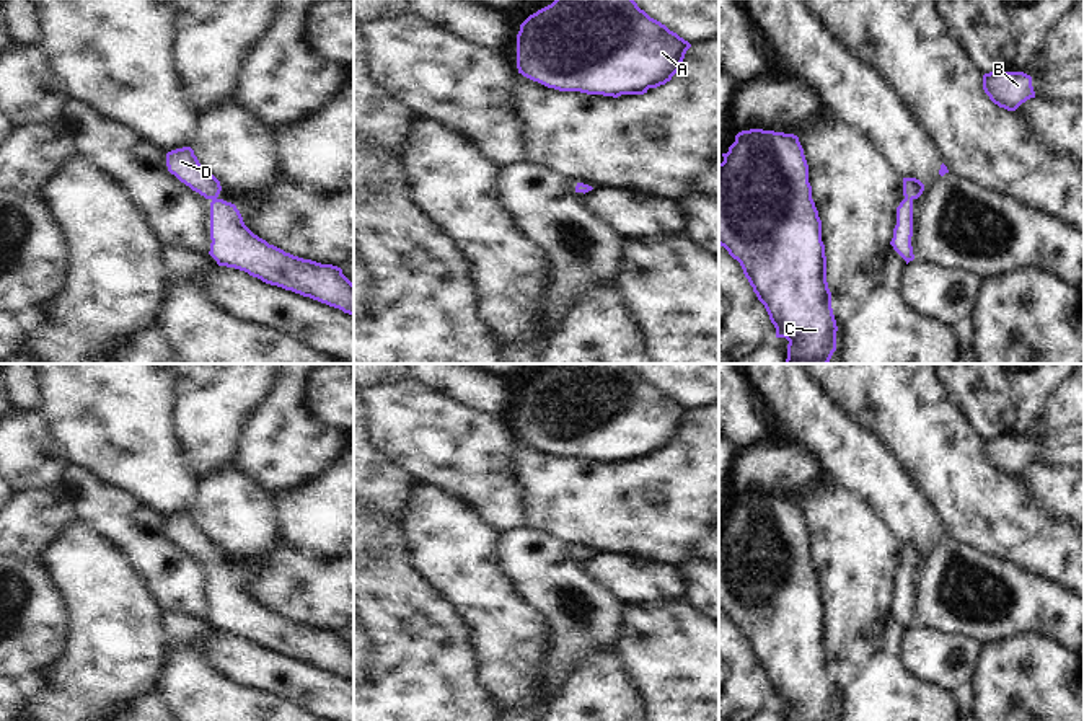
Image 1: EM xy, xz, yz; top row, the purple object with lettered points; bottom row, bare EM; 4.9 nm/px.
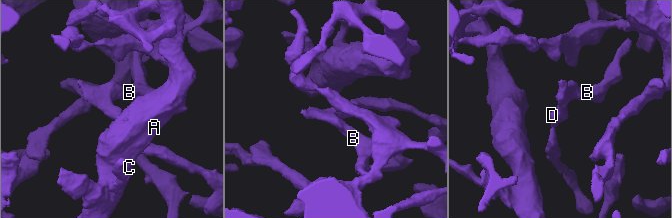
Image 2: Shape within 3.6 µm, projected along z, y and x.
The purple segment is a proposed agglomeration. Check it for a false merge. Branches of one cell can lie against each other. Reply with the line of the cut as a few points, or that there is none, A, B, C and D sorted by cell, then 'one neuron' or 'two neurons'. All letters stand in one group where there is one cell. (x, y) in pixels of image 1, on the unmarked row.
cut none; groups A B C D; one neuron

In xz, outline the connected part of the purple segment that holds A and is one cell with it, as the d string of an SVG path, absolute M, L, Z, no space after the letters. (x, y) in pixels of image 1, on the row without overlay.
M556 364L520 390L517 434L548 453L618 463L670 447L690 413L632 364Z

